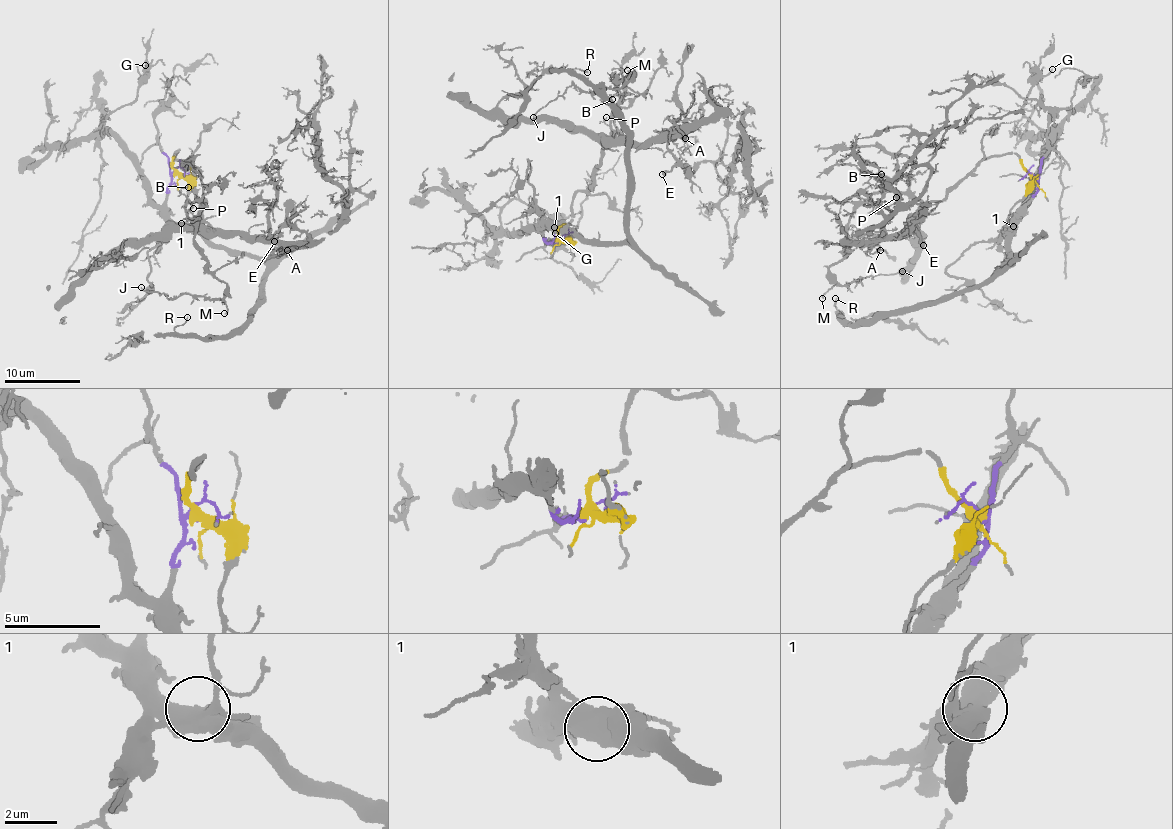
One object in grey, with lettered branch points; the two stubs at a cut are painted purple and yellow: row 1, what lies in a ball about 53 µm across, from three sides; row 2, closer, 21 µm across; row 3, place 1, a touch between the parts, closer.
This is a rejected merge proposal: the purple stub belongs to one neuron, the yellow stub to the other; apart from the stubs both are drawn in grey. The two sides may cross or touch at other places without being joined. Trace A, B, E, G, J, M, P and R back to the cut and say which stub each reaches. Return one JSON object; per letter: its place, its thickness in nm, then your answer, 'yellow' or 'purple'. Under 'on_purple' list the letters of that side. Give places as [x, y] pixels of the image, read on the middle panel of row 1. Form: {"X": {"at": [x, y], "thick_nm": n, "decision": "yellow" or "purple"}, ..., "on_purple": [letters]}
{"A": {"at": [685, 138], "thick_nm": 140, "decision": "yellow"}, "B": {"at": [612, 99], "thick_nm": 140, "decision": "yellow"}, "E": {"at": [662, 174], "thick_nm": 240, "decision": "yellow"}, "G": {"at": [555, 233], "thick_nm": 160, "decision": "purple"}, "J": {"at": [533, 117], "thick_nm": 110, "decision": "yellow"}, "M": {"at": [627, 70], "thick_nm": 120, "decision": "yellow"}, "P": {"at": [606, 117], "thick_nm": 100, "decision": "yellow"}, "R": {"at": [587, 72], "thick_nm": 130, "decision": "purple"}, "on_purple": ["G", "R"]}

